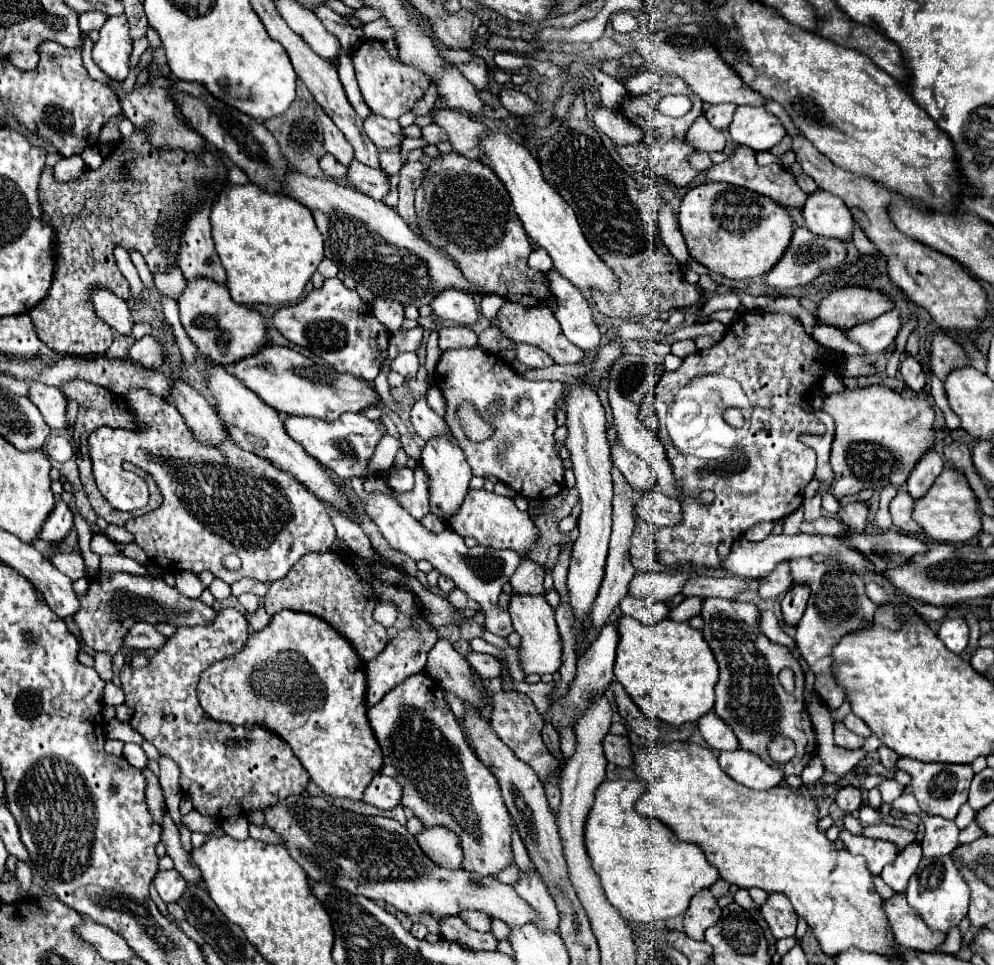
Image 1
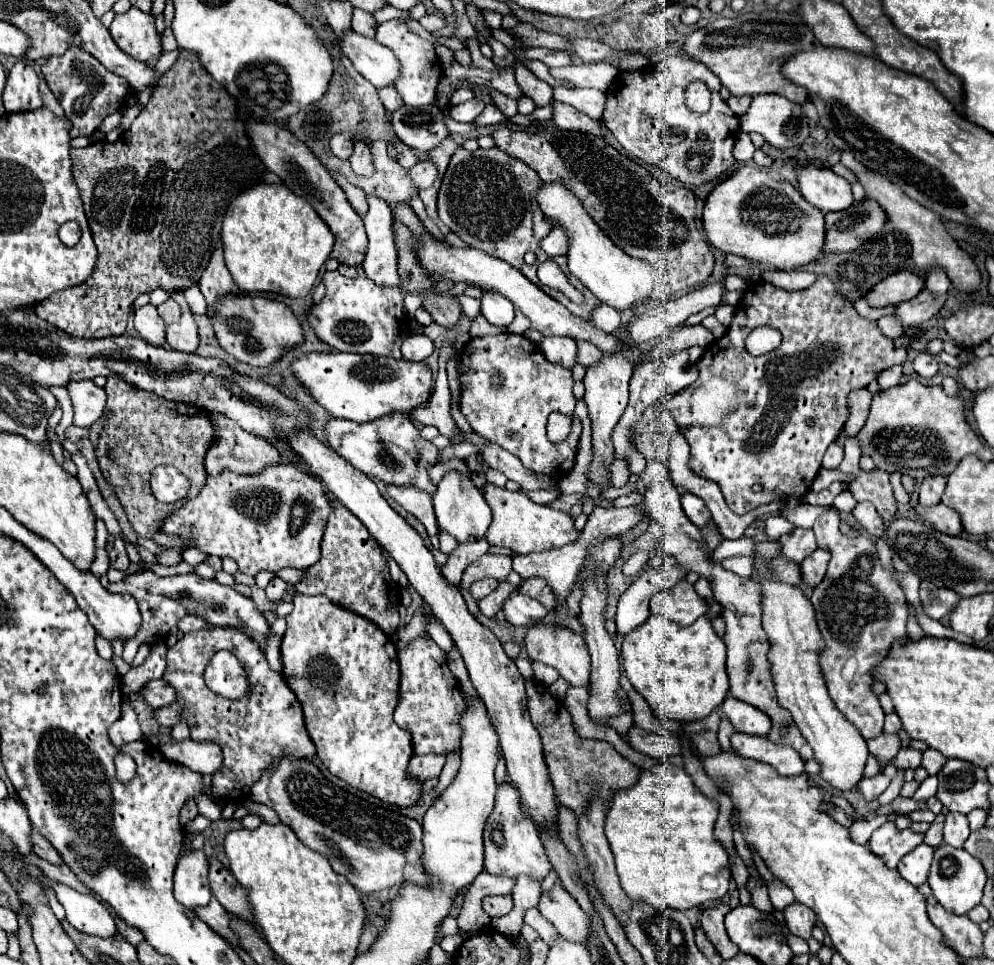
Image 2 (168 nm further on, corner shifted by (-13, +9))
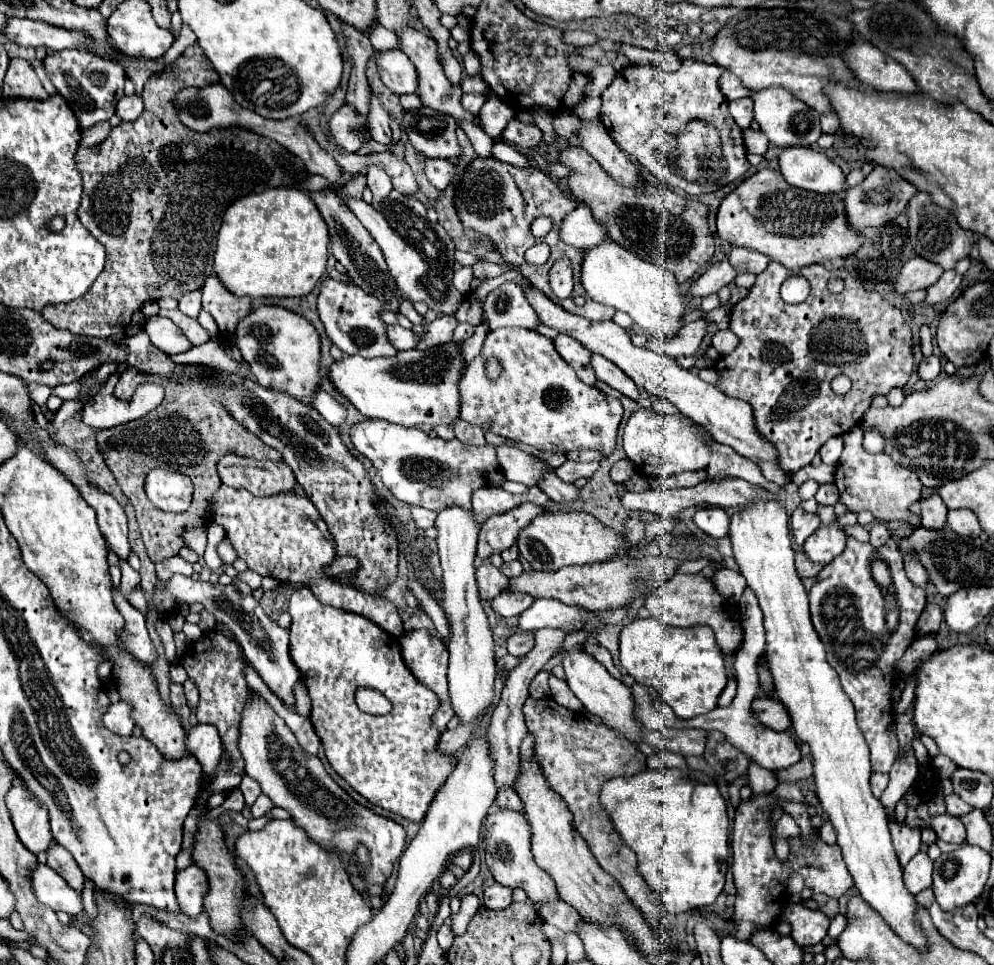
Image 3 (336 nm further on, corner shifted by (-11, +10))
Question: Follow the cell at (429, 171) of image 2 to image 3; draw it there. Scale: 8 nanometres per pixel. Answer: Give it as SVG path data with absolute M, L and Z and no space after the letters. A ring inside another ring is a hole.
M426 159L426 169L424 169L428 181L436 189L446 189L454 177L454 165L448 163L446 159Z

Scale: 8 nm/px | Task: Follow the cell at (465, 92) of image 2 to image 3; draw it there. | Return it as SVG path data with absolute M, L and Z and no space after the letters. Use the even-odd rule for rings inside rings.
M480 75L466 77L460 83L460 87L462 87L462 93L486 93L488 91L488 87L486 87L486 83L484 83L484 79Z

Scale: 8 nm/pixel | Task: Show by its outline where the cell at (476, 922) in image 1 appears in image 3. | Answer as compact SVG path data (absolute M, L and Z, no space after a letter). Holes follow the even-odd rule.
M500 883L486 887L486 891L484 891L484 907L486 909L500 911L500 909L506 909L510 903L512 903L512 889L510 887L504 887Z

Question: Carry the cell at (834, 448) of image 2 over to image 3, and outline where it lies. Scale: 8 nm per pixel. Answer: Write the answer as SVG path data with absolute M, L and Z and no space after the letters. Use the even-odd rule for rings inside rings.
M832 437L824 443L824 447L820 449L820 457L822 457L822 463L835 466L840 459L842 450L844 449L843 437Z

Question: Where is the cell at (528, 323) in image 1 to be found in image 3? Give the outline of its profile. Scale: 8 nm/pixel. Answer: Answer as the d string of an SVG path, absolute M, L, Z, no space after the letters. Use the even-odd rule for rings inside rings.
M592 353L592 367L596 371L596 377L600 381L604 381L606 385L610 385L612 389L620 391L622 395L630 397L630 399L636 399L638 397L638 389L634 385L632 379L628 379L620 367L616 367L612 361L608 361L606 357L598 355L598 353Z

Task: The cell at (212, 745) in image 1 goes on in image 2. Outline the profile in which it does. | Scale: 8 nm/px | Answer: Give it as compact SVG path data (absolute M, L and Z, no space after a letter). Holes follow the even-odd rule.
M234 628L196 630L180 638L172 648L168 648L168 668L164 672L164 680L176 688L178 698L172 706L160 708L156 712L160 726L174 726L180 720L186 720L192 740L214 740L222 746L224 764L212 776L212 790L218 798L248 798L250 786L262 776L272 758L296 756L310 760L316 754L316 748L304 726L298 698L288 688L282 674L268 666L260 646ZM218 650L230 650L240 658L250 682L244 700L224 700L224 696L216 696L216 692L204 684L204 668Z

